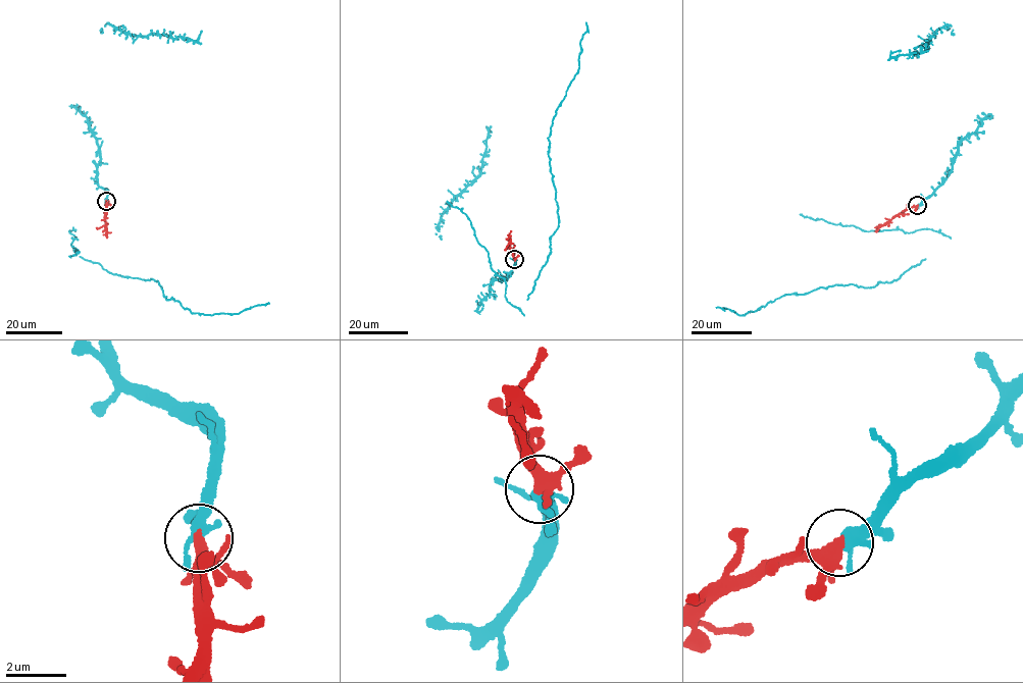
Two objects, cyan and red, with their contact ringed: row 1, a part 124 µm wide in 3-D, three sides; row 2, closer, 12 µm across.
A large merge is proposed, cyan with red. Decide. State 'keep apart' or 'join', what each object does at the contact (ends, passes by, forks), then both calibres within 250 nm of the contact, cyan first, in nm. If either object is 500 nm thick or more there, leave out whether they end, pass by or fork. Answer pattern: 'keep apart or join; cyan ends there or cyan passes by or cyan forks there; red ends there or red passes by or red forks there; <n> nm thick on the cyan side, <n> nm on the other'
join; cyan forks there; red forks there; 260 nm thick on the cyan side, 260 nm on the other

